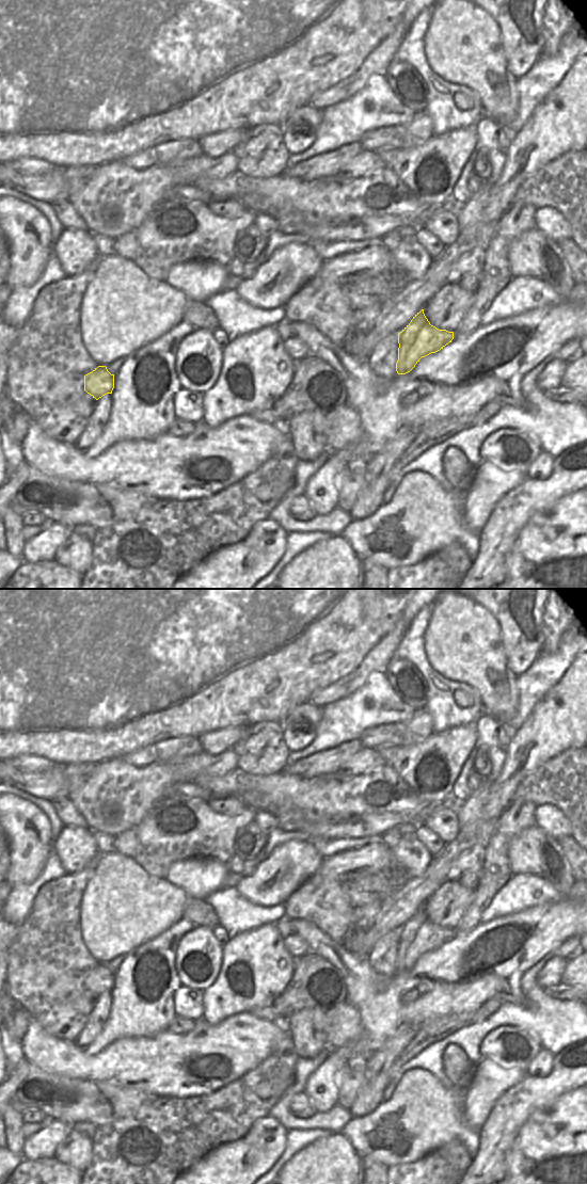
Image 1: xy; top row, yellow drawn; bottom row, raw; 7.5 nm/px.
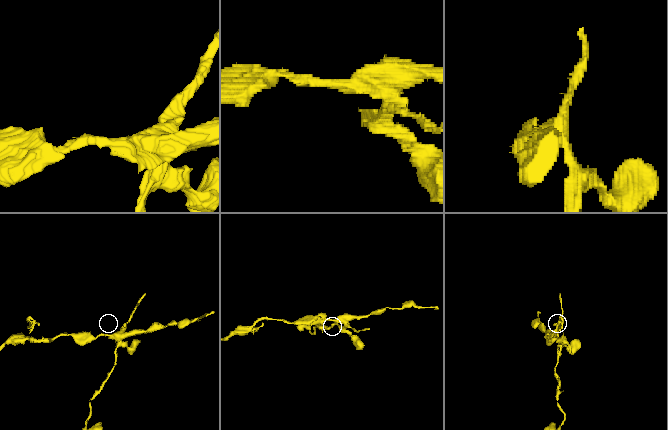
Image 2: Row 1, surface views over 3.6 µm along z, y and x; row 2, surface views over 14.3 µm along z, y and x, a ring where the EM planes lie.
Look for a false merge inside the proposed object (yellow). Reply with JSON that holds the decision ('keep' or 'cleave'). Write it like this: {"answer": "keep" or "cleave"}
{"answer": "cleave"}

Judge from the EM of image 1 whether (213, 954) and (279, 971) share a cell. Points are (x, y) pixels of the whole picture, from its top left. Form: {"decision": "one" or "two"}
{"decision": "two"}

